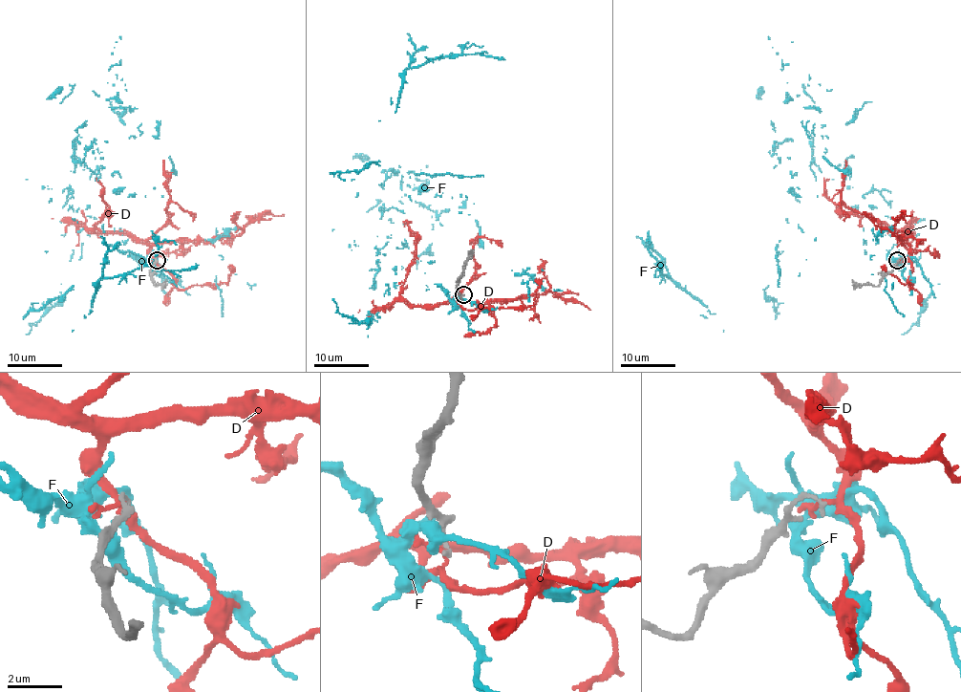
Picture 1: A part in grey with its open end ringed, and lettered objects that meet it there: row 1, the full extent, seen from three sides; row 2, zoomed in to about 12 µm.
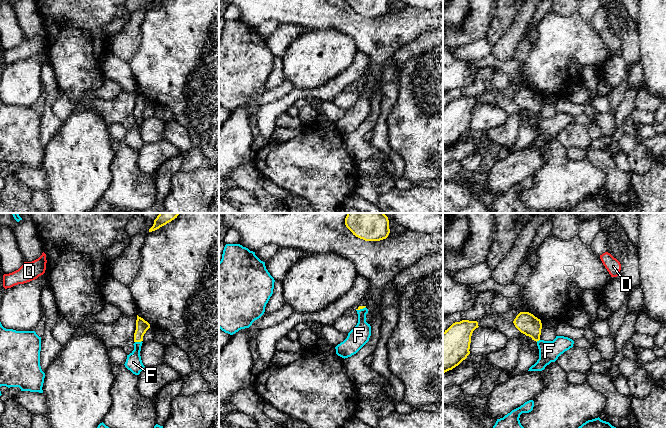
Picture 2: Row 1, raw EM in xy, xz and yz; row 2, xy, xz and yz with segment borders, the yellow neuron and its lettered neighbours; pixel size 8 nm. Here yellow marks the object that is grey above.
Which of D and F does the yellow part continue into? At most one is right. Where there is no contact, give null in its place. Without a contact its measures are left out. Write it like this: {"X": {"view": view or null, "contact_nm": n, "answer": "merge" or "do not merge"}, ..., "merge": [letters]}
{"D": {"view": null, "answer": "do not merge"}, "F": {"view": "xy", "contact_nm": 60, "answer": "do not merge"}, "merge": []}

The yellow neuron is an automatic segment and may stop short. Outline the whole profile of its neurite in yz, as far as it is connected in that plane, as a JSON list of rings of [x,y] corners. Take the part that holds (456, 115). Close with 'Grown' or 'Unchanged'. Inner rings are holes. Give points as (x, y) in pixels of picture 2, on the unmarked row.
[[[462,96],[453,99],[443,108],[443,149],[467,134],[472,109],[478,103],[477,97]]]. Unchanged

